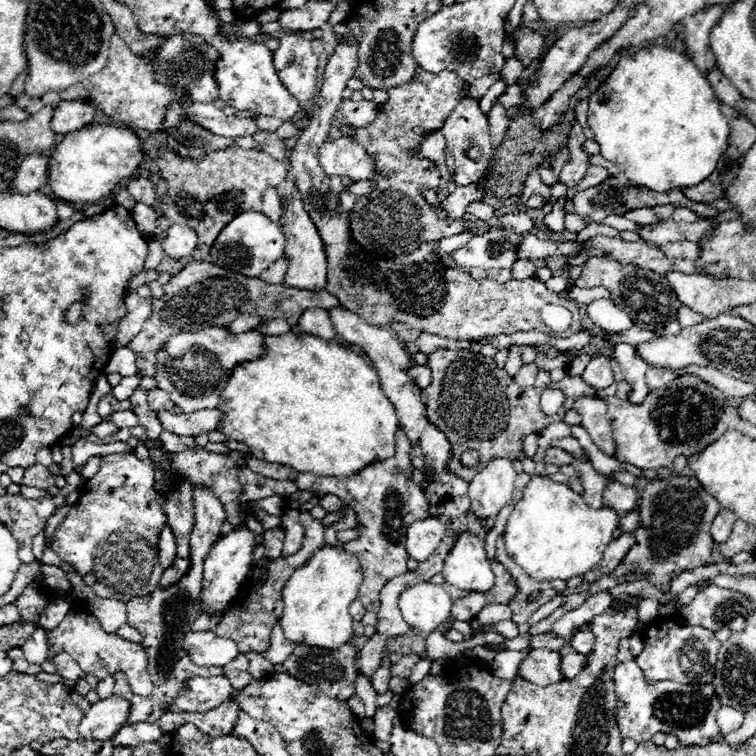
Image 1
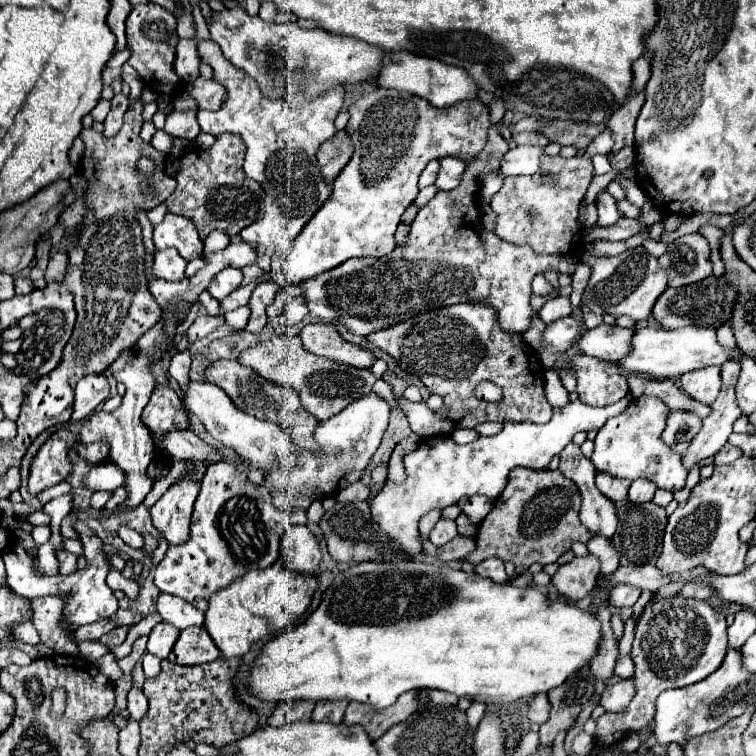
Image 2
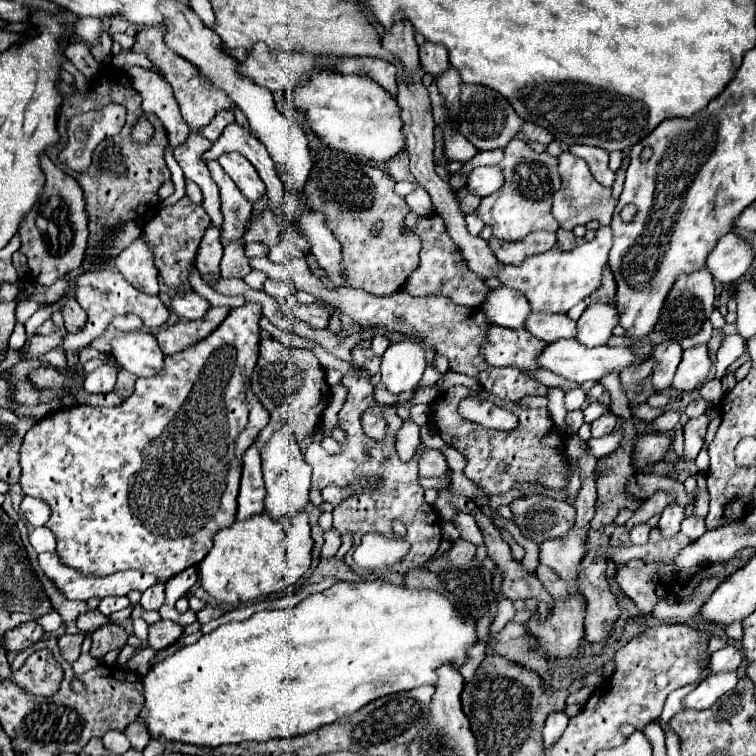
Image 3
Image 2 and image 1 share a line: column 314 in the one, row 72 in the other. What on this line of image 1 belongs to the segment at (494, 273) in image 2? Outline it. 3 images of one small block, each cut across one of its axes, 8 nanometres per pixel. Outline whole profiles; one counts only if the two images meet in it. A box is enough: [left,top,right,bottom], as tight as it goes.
[272,34,318,102]

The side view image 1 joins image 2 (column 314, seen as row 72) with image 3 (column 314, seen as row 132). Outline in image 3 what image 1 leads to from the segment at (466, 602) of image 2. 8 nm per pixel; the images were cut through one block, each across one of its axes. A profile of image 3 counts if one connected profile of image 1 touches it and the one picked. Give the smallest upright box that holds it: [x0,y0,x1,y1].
[138,580,478,746]

